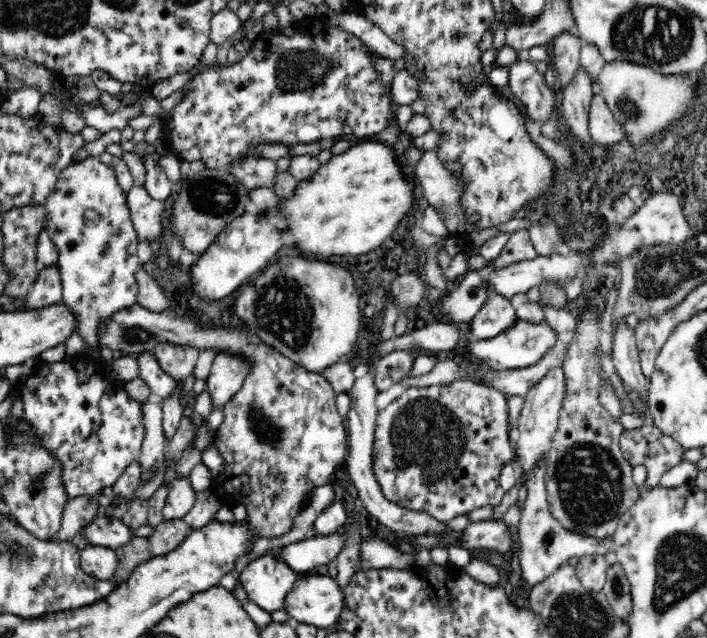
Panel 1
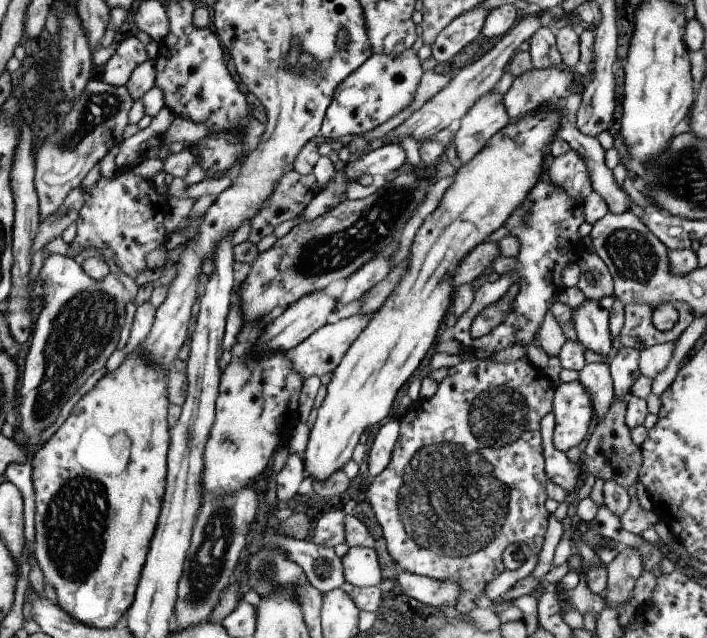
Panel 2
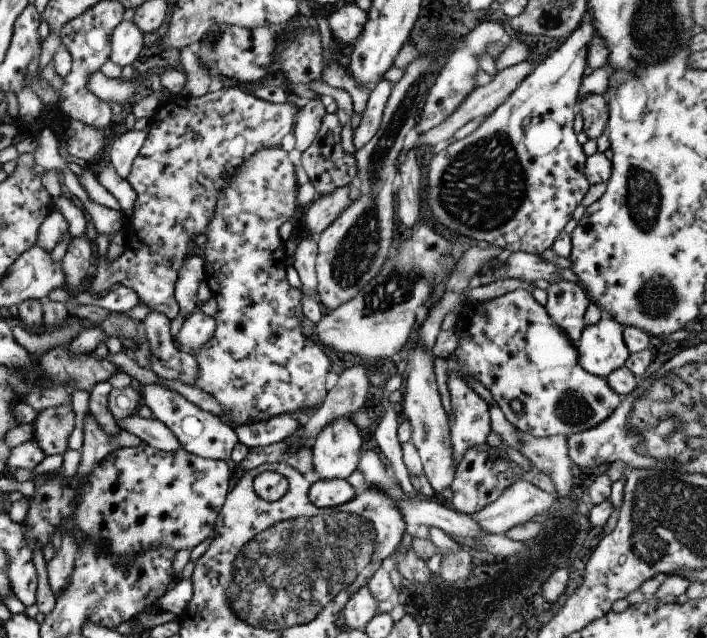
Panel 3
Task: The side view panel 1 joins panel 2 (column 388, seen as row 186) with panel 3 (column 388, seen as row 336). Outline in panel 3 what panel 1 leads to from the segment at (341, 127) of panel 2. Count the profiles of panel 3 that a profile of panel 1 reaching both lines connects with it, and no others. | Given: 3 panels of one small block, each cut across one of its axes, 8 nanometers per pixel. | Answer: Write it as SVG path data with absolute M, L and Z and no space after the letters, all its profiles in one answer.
M381 79L371 87L365 108L361 114L361 121L352 130L352 144L355 151L365 146L373 138L373 134L377 132L382 119L382 110L390 95L392 85L392 83Z

